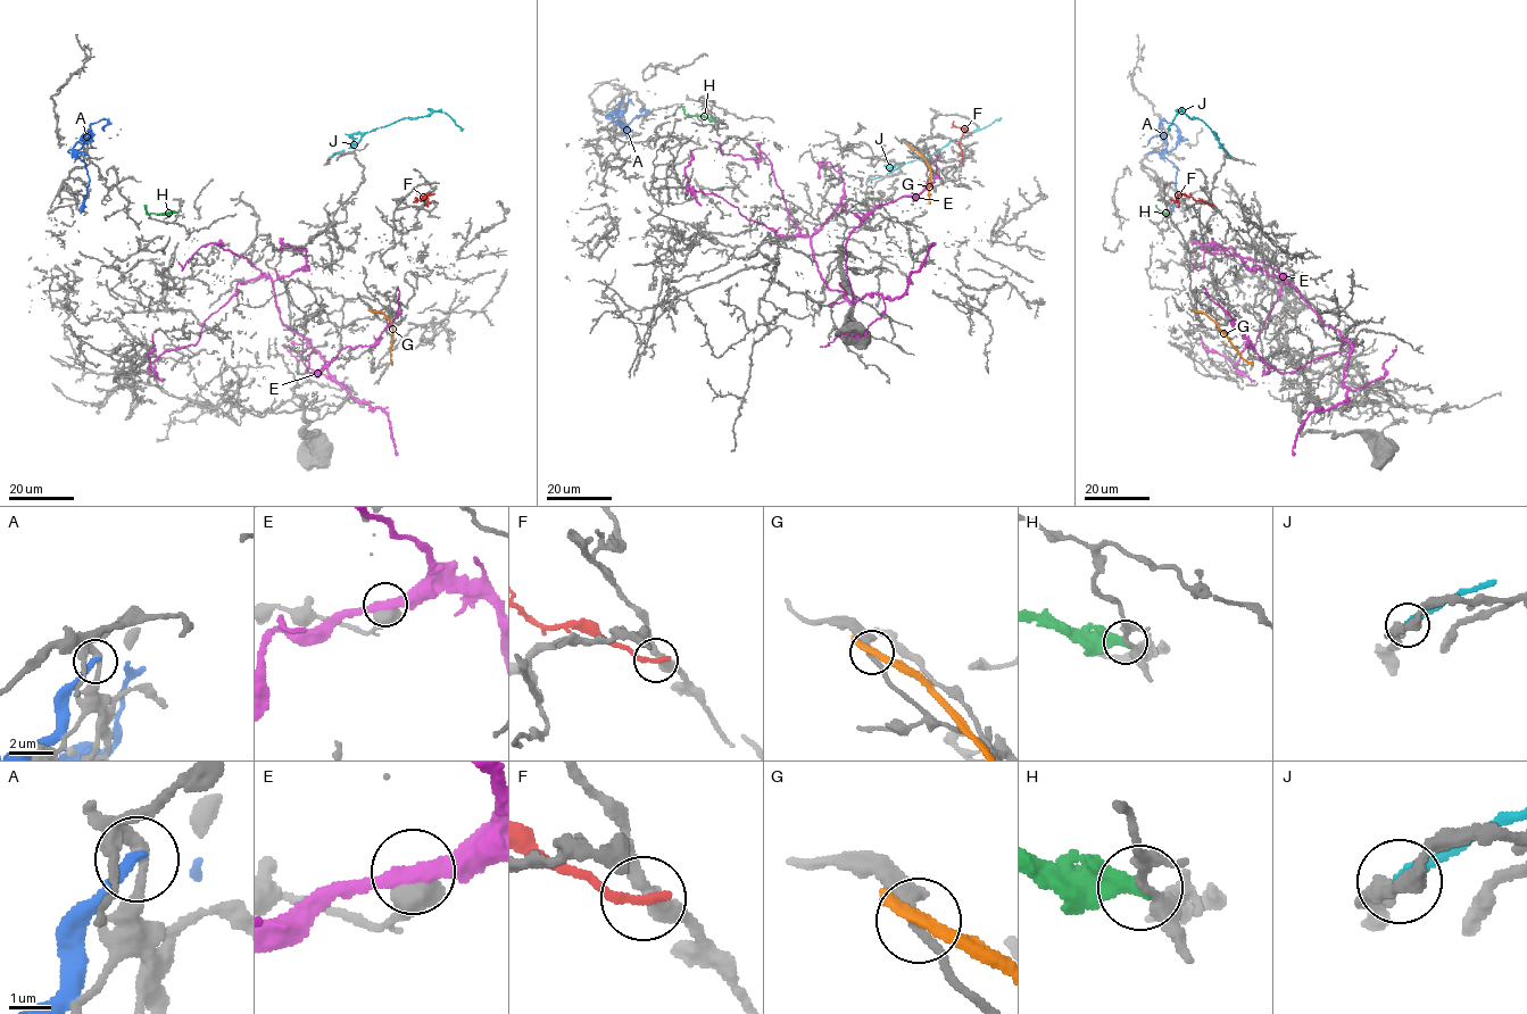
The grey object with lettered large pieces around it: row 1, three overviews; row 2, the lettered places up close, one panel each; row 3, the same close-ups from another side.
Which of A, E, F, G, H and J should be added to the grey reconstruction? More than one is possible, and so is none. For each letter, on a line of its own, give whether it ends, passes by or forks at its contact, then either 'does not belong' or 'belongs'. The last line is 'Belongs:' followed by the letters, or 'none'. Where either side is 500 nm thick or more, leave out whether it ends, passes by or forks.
A: it ends there; does not belong
E: does not belong
F: it ends there; does not belong
G: it passes by; does not belong
H: it ends there; does not belong
J: it ends there; does not belong
Belongs: none

